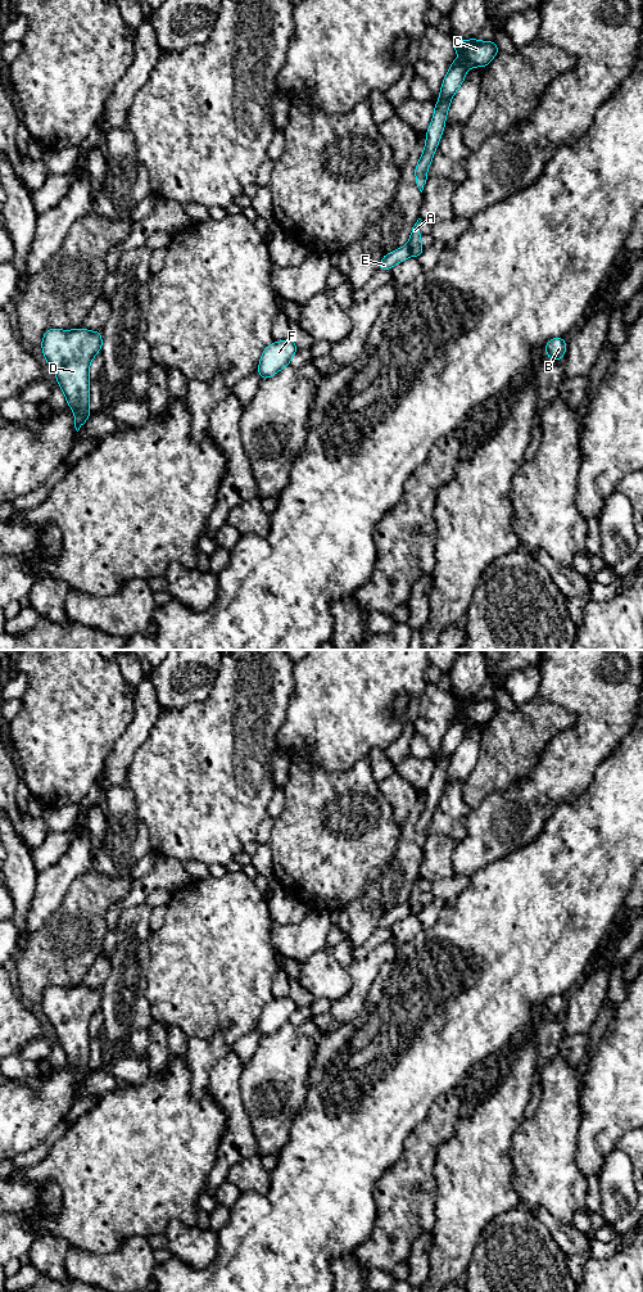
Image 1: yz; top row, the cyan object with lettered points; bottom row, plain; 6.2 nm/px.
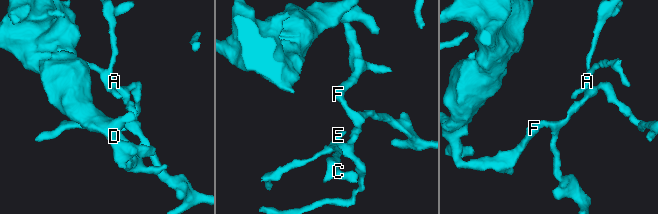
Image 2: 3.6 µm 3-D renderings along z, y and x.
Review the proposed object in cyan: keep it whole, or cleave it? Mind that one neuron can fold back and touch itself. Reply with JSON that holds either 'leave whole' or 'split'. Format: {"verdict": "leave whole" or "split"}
{"verdict": "split"}

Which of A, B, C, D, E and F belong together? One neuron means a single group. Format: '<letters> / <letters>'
A B C D F / E

